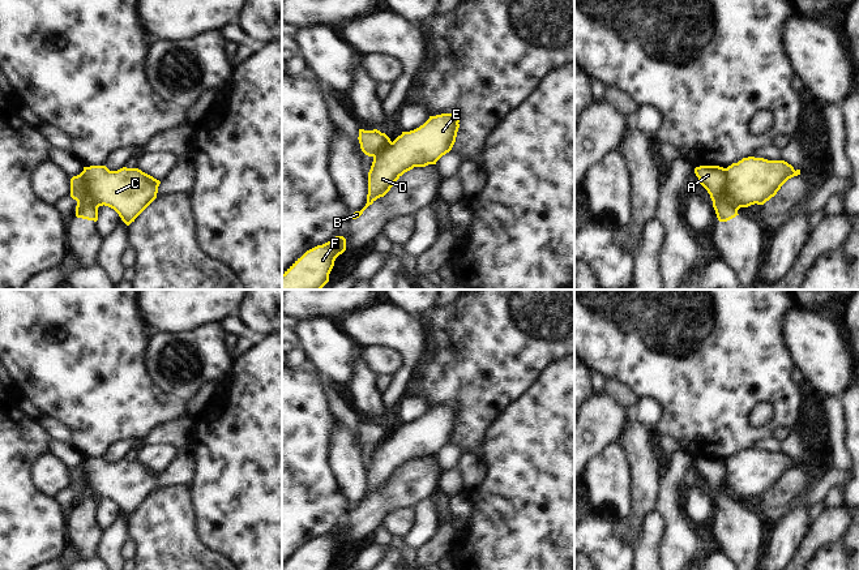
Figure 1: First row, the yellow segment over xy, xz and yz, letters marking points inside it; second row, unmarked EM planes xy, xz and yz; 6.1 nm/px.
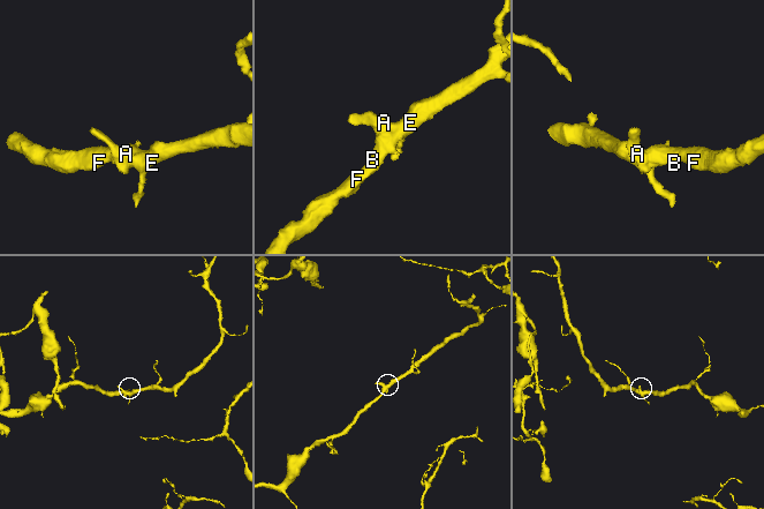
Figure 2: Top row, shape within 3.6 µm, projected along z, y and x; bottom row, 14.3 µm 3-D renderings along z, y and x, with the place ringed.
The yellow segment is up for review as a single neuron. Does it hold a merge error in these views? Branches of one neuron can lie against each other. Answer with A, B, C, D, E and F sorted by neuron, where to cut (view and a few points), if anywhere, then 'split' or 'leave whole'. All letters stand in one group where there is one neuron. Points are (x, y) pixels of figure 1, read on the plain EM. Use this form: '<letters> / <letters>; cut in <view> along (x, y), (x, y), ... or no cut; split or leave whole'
A / B C D E F; cut in yz along (725, 461), (727, 488), (738, 501); split

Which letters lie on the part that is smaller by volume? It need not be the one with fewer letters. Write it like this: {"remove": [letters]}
{"remove": ["A"]}

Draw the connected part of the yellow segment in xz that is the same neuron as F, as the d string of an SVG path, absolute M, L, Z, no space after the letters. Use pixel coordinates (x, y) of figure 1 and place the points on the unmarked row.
M346 531L333 532L307 543L283 566L282 570L329 570L336 550L346 543Z

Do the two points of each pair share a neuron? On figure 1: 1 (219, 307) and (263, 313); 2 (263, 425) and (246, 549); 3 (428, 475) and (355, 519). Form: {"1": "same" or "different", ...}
{"1": "different", "2": "same", "3": "same"}

